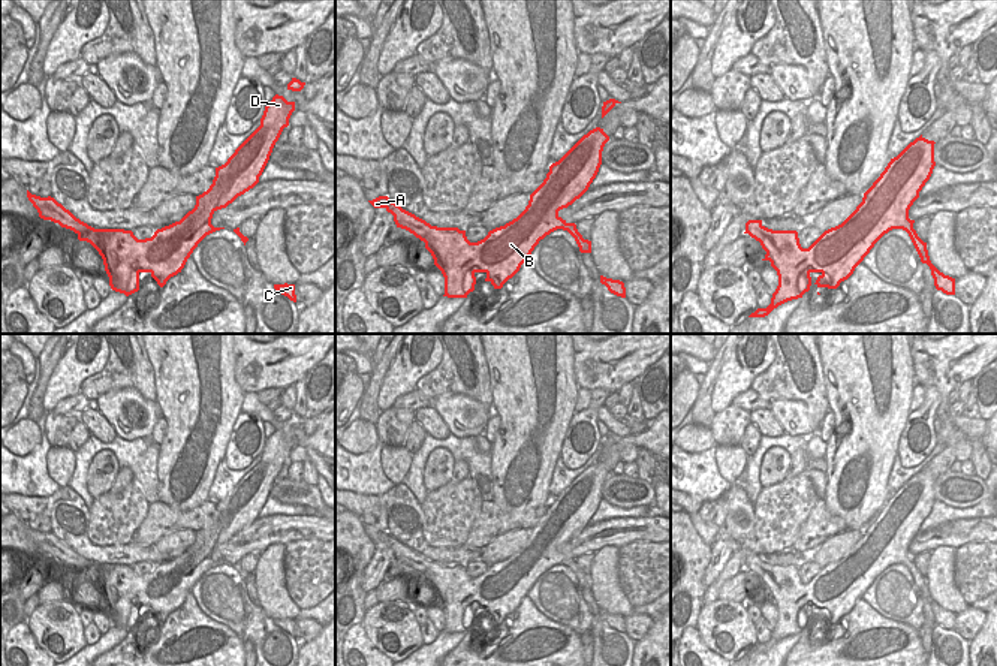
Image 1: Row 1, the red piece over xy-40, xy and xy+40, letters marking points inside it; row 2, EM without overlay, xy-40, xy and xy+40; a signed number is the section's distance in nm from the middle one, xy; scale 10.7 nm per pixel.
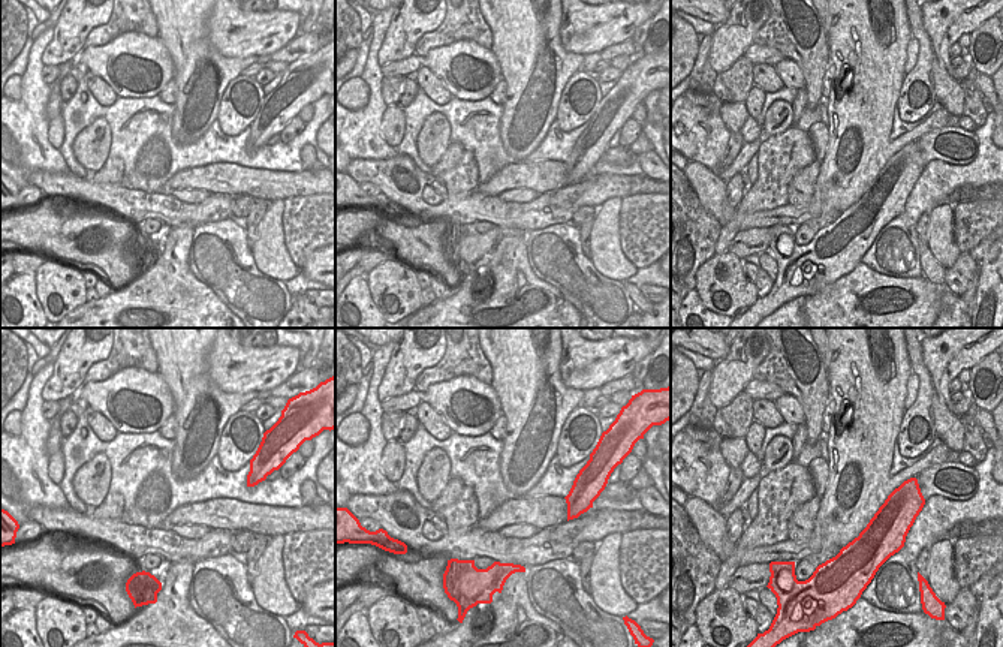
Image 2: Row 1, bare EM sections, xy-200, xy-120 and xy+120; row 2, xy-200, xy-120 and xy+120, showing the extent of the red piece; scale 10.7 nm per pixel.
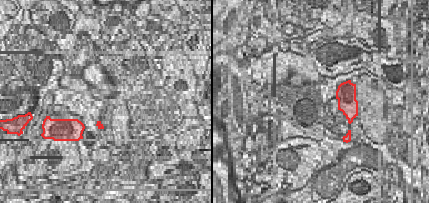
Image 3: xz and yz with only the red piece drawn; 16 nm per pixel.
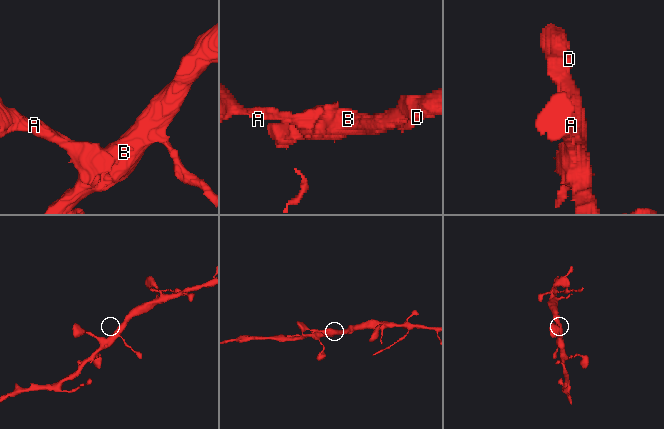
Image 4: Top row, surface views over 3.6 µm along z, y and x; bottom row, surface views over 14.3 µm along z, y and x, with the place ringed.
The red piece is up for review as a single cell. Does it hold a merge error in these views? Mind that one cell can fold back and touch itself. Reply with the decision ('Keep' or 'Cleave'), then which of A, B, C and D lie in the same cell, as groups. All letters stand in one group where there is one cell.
Keep. Groups: A B C D.

